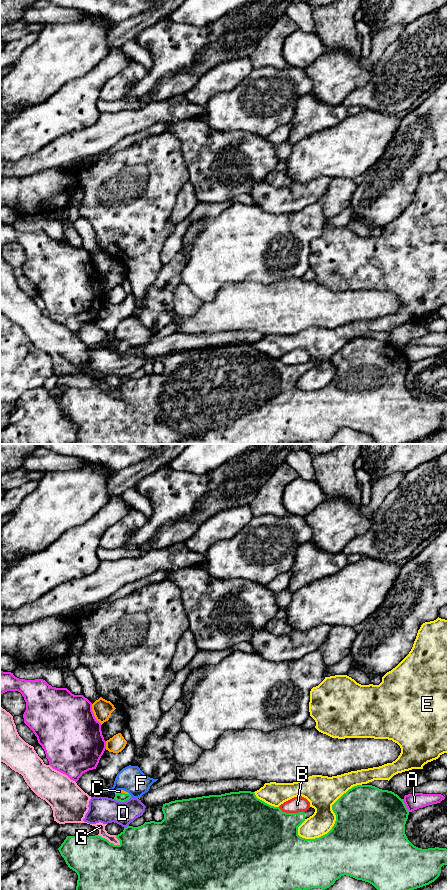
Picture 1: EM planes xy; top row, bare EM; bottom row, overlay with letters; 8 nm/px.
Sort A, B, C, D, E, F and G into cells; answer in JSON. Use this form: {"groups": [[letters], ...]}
{"groups": [["A"], ["B"], ["C"], ["D"], ["E"], ["F"], ["G"]]}

